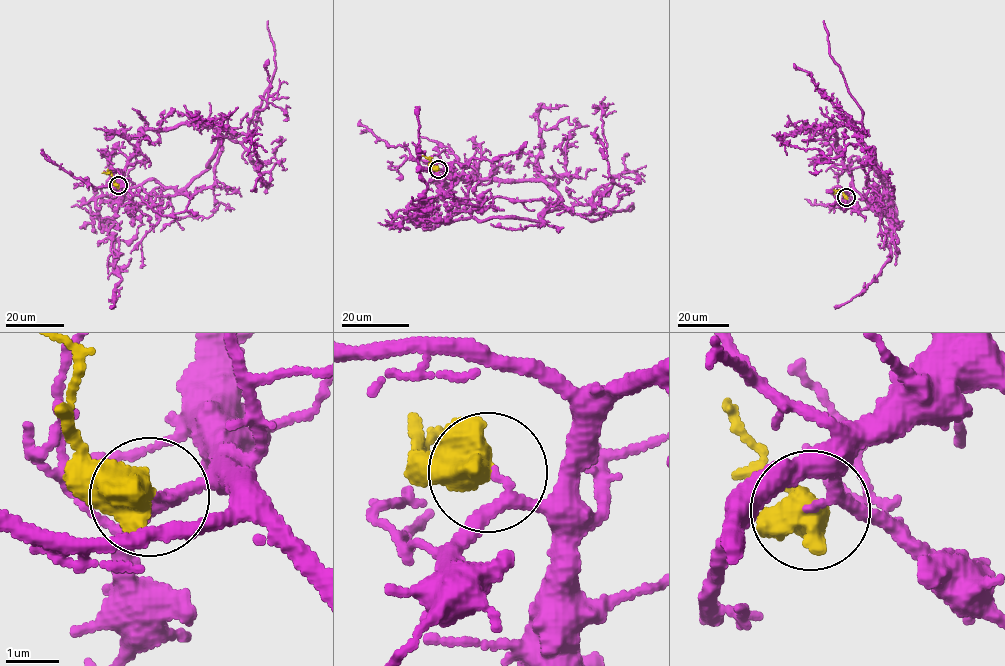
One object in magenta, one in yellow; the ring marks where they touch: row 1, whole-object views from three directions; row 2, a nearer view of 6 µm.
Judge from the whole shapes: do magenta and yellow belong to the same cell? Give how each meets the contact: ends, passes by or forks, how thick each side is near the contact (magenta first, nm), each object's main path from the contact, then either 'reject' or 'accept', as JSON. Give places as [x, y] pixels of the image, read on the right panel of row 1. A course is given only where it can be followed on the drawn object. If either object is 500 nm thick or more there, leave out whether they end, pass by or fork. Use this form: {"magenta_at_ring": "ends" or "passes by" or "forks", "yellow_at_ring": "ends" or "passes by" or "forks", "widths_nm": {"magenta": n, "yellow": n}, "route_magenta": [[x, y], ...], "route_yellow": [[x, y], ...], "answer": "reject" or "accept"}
{"widths_nm": {"magenta": 180, "yellow": 700}, "route_magenta": [[846, 197], [852, 177], [833, 125], [860, 122], [863, 140], [847, 145], [835, 158], [772, 135]], "route_yellow": [[846, 197], [842, 189], [834, 194]], "answer": "reject"}

